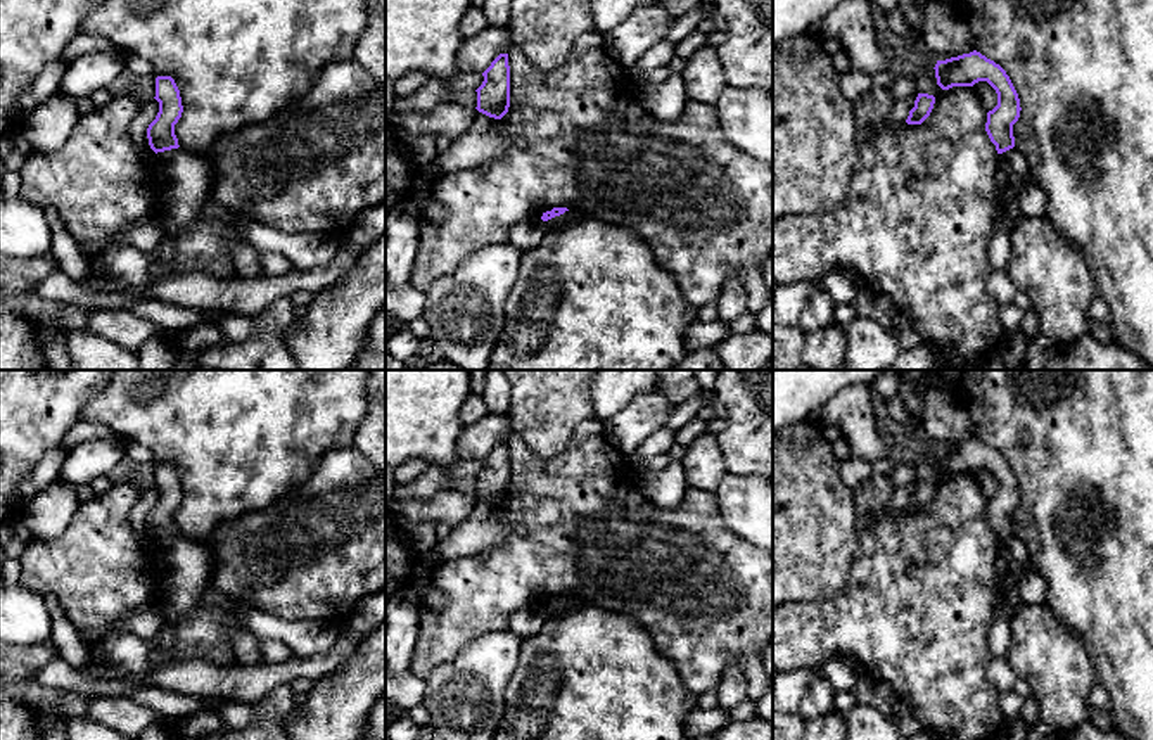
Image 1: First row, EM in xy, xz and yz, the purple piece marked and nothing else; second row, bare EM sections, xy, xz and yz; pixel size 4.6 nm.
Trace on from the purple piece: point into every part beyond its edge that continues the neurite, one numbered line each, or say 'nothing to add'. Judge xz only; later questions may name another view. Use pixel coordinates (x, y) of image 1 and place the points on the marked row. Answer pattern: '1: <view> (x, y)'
nothing to add

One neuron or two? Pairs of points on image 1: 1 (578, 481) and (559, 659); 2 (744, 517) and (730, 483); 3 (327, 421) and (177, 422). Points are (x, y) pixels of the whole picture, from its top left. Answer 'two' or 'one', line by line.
1: two
2: one
3: one

